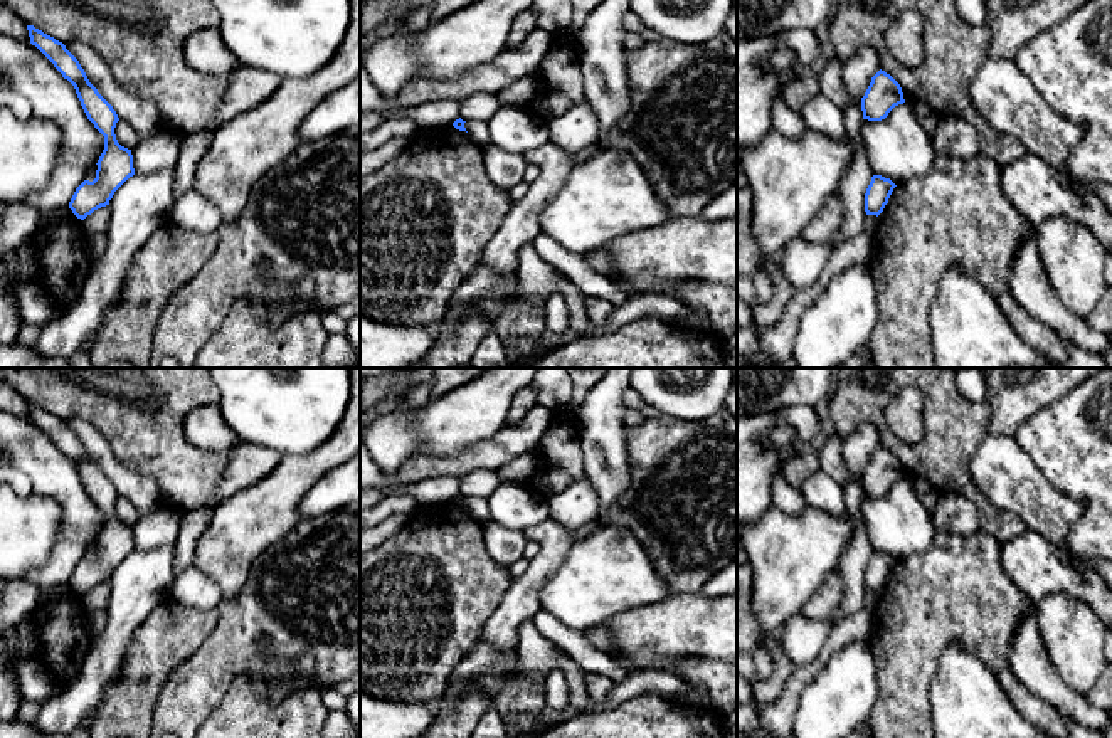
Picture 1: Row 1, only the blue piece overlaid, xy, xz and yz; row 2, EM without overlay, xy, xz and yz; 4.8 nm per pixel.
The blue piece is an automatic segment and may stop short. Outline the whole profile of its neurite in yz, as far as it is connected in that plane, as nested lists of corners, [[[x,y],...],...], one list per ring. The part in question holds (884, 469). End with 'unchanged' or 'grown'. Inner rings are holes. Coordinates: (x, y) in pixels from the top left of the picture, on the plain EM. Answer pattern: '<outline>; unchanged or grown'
[[[880,445],[861,474],[863,496],[882,498],[895,482],[903,479],[900,461]]]; unchanged

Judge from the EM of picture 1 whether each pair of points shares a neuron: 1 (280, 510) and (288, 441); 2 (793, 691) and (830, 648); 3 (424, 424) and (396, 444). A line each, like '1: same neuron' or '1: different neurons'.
1: different neurons
2: same neuron
3: same neuron

